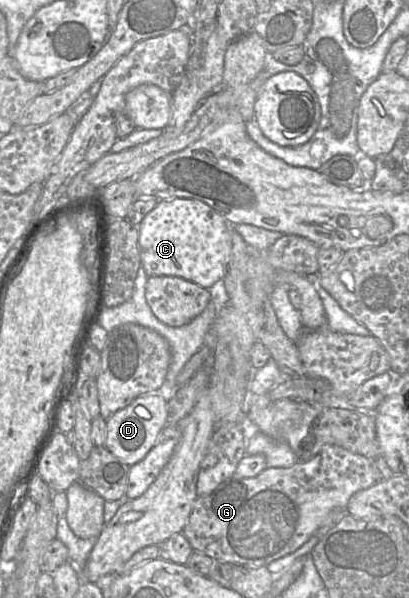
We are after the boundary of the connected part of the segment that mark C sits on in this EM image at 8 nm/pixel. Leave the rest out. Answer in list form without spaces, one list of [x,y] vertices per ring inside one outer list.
[[[197,199],[160,200],[138,225],[141,266],[150,276],[180,277],[210,289],[226,273],[230,225],[216,210]]]

